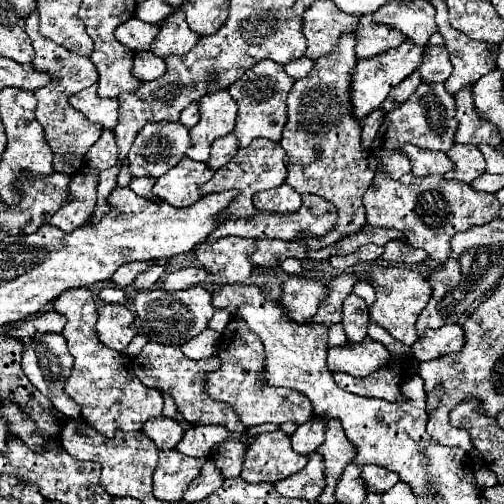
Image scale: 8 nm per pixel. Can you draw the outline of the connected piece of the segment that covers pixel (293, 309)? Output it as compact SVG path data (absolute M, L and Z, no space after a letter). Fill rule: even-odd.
M290 275L284 281L284 297L280 299L280 305L290 311L296 323L308 323L318 311L320 301L326 297L326 291L326 279L304 279L300 275Z

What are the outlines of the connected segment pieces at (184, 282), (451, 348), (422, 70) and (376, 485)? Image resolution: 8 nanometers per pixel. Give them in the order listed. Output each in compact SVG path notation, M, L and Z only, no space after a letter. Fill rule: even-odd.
M186 267L186 269L180 269L180 271L168 273L168 279L162 281L160 287L162 287L162 289L168 289L168 291L188 289L188 287L194 287L194 285L198 285L200 281L204 281L204 277L206 277L206 271L204 271L204 269Z
M444 325L440 329L428 329L424 337L412 345L412 355L420 361L430 361L444 353L460 351L464 343L464 329L460 325Z
M430 47L424 53L424 59L418 67L418 73L422 75L422 83L444 83L448 75L452 73L452 65L448 59L448 51L444 47Z
M364 465L362 469L362 477L366 481L366 487L368 491L388 491L390 487L394 487L400 477L396 477L396 473L392 473L390 469L384 469L380 465Z

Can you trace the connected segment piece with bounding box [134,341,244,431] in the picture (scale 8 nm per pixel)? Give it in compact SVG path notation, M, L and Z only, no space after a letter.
M148 341L144 345L144 349L140 351L138 357L134 357L134 373L136 377L150 389L160 389L164 393L168 393L174 401L178 411L184 415L184 419L190 425L224 425L224 427L232 427L232 431L244 431L244 425L238 421L238 417L234 415L234 411L220 403L220 401L212 401L206 393L204 393L204 377L206 373L218 369L218 359L210 357L204 361L192 361L188 359L178 347L172 345L160 345L154 341Z

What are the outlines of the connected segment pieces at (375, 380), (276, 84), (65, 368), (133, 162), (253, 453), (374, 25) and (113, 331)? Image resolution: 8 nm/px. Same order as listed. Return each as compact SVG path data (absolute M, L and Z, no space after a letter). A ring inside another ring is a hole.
M412 355L400 357L400 359L392 359L388 365L376 369L374 373L370 373L368 377L356 379L348 373L337 372L333 374L334 381L340 389L356 393L356 395L364 395L364 397L380 397L386 401L400 401L404 399L400 385L406 381L408 375L414 373L412 369Z
M258 61L252 69L244 71L242 77L236 79L232 87L228 87L232 99L238 103L238 119L234 127L238 147L248 147L258 137L280 141L282 129L286 125L286 97L292 85L294 85L294 79L284 73L280 63Z
M40 333L40 337L32 337L32 341L28 343L28 349L24 349L24 353L22 353L22 369L24 369L26 377L30 379L30 383L42 395L46 395L56 409L60 409L70 419L80 415L80 407L64 393L64 381L70 375L72 357L68 353L68 347L66 347L62 333Z
M148 123L140 129L140 133L136 135L136 141L128 153L128 173L132 177L162 177L166 171L170 171L180 159L186 157L188 147L192 147L190 143L190 135L186 131L184 125L178 123Z
M278 429L256 435L256 439L248 445L240 477L248 483L276 483L304 469L306 461L308 457L292 451L290 437Z
M362 15L360 17L360 25L354 31L354 35L356 35L354 49L356 49L358 59L368 59L368 57L380 55L386 49L398 47L406 39L396 29L374 21L372 15Z
M124 305L100 307L98 309L96 335L106 347L124 353L128 343L136 337L134 315Z

